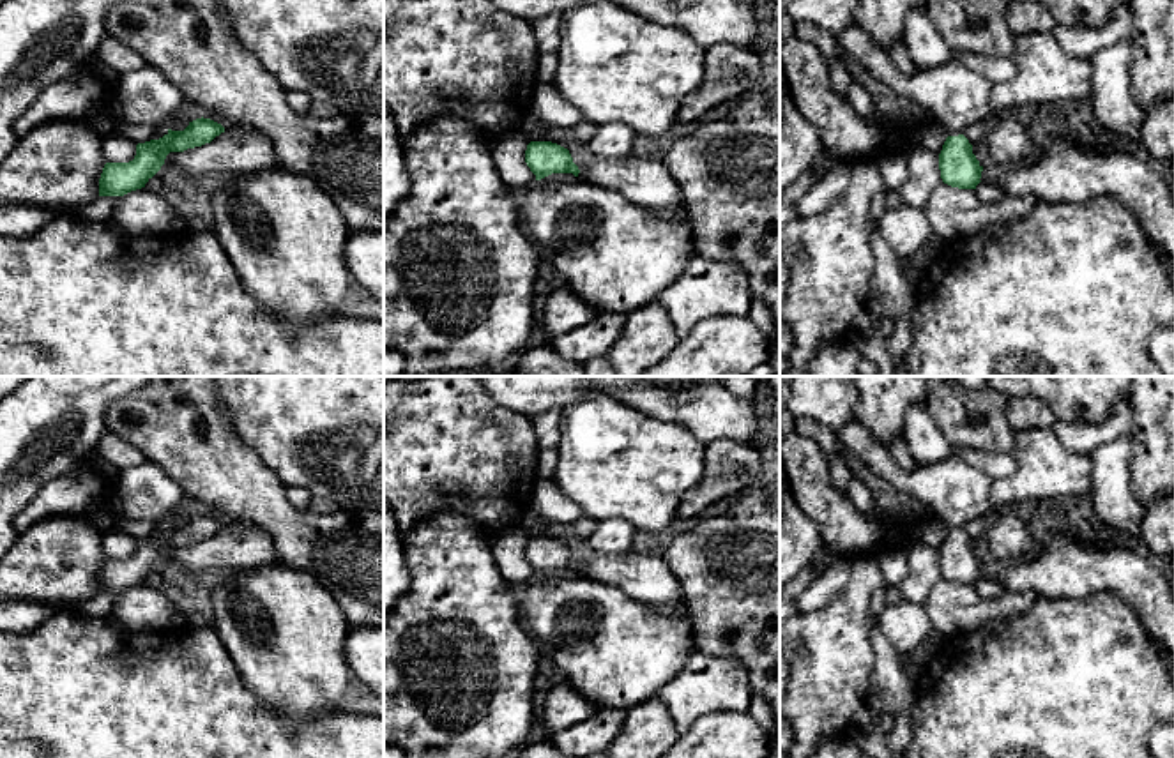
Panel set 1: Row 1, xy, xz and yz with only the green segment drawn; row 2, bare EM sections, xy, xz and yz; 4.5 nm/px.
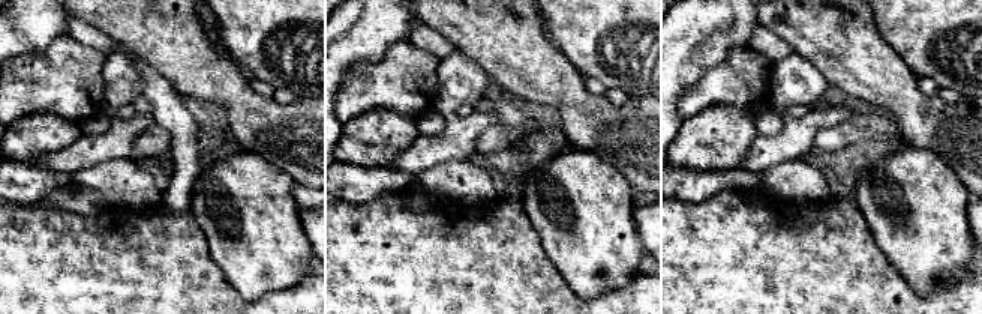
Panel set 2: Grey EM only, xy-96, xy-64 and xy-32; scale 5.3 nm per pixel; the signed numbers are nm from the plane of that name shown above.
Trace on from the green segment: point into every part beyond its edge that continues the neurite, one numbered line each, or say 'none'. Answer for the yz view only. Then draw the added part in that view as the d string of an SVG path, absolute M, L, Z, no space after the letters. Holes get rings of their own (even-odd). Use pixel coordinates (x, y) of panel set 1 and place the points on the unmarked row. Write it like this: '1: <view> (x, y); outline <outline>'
1: yz (957, 492); outline M859 422L842 426L836 438L873 475L889 482L898 493L907 493L928 505L948 532L958 532L967 521L994 514L992 479L967 461L949 456L939 465L903 472L888 447Z

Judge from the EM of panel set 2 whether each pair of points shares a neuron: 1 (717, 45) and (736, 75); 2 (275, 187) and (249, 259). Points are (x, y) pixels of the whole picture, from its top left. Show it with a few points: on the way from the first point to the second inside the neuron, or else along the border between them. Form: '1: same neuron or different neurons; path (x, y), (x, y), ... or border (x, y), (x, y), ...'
1: different neurons; border (748, 44), (735, 47), (699, 80)
2: same neuron; path (257, 202), (252, 206), (252, 241)

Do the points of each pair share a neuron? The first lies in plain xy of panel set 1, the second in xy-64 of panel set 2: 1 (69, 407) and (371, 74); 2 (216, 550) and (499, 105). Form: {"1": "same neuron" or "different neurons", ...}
{"1": "different neurons", "2": "different neurons"}

